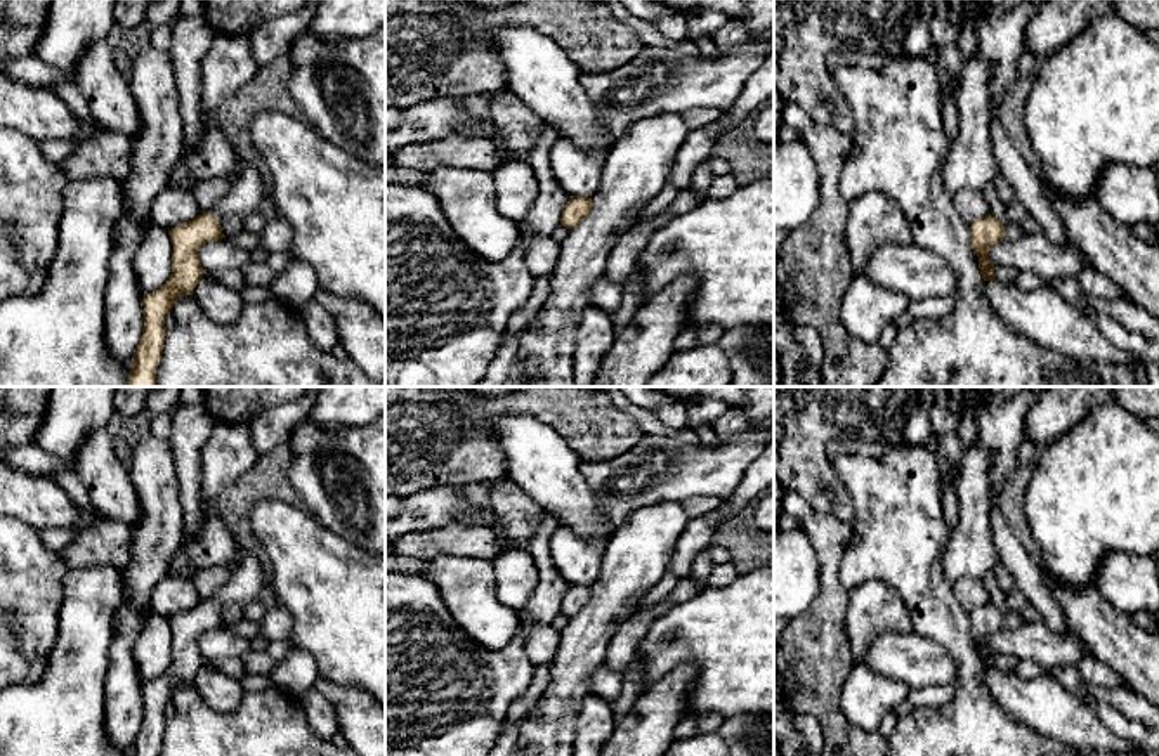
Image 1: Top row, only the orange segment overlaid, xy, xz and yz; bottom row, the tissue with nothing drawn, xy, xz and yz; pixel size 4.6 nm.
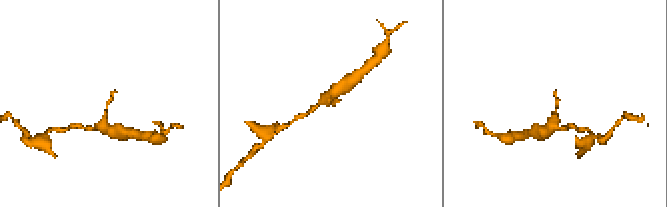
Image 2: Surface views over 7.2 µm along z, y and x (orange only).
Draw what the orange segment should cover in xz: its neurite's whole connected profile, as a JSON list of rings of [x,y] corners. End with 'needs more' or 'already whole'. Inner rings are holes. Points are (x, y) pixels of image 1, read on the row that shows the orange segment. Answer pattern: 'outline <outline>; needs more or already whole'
outline [[[571,196],[562,210],[560,225],[573,229],[578,227],[593,210],[593,201],[588,196]]]; already whole

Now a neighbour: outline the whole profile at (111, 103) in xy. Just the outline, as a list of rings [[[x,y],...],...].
[[[97,40],[82,55],[73,80],[87,99],[94,121],[134,140],[141,130],[141,114],[128,78],[116,68],[106,40]]]

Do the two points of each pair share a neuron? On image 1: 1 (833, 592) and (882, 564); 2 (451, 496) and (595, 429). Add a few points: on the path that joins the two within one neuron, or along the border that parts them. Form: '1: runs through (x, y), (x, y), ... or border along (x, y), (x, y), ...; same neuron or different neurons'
1: border along (845, 548), (840, 581), (849, 590); different neurons
2: border along (491, 481), (445, 486); different neurons

